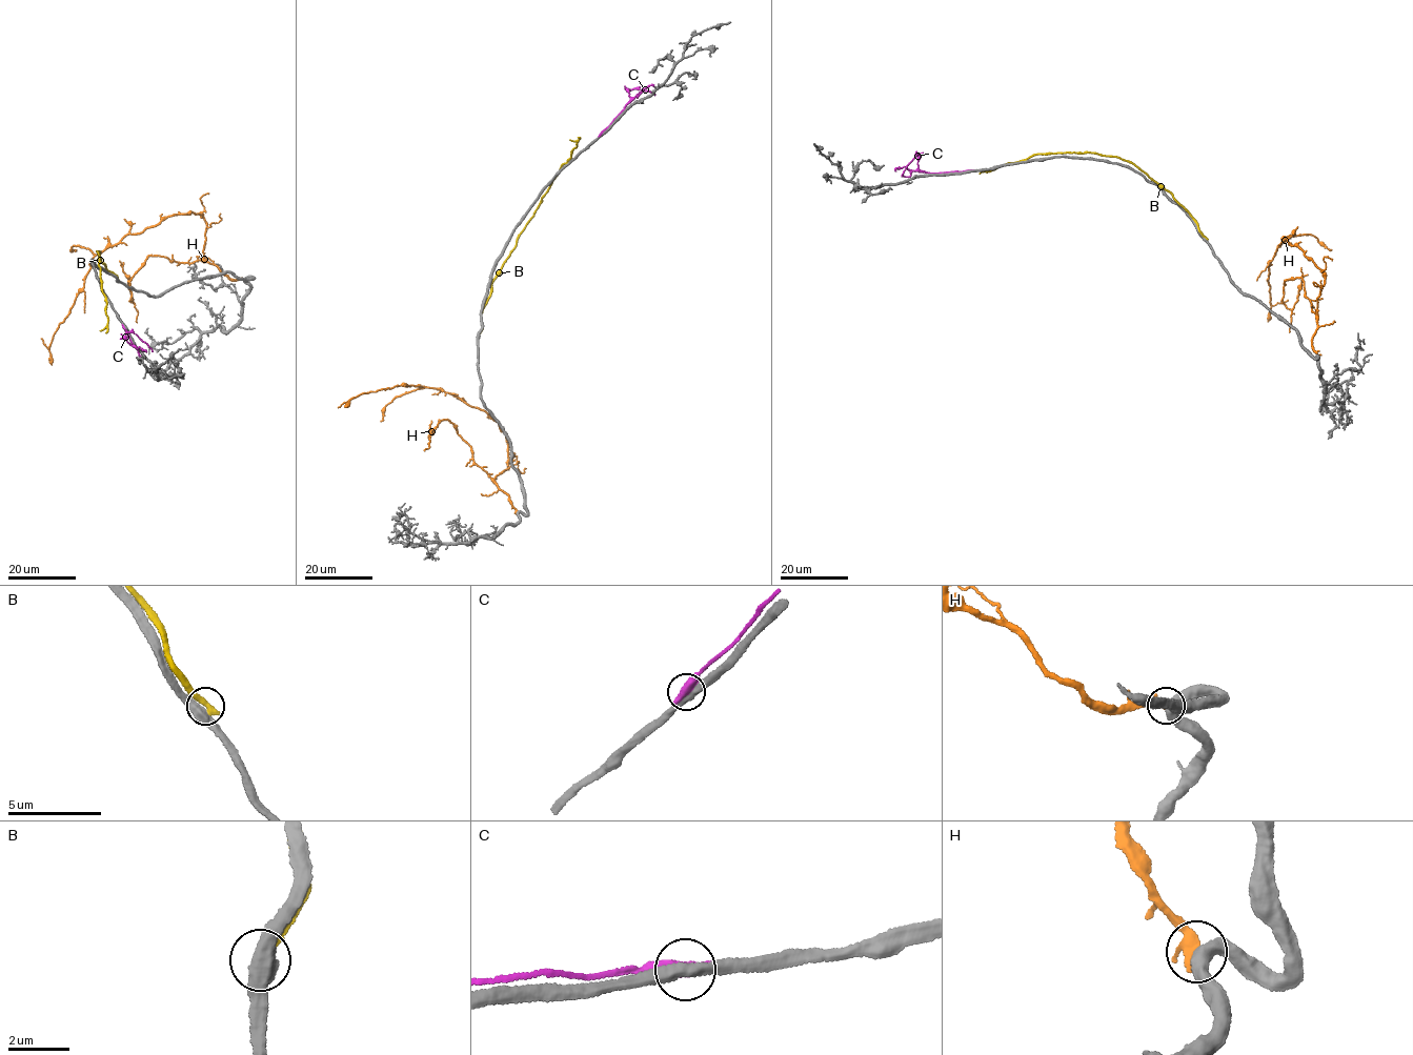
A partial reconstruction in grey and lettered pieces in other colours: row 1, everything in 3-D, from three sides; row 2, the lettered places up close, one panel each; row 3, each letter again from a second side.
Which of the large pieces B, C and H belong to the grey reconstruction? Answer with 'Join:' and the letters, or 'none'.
Join: none

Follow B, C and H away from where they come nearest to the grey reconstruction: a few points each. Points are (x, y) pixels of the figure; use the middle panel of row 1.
B: (478, 336), (483, 326), (481, 315), (493, 279), (542, 197), (570, 158), (578, 138)
C: (601, 135), (629, 100), (628, 90), (647, 90), (654, 95)
H: (517, 512), (493, 479), (508, 468), (505, 433), (484, 410), (440, 389), (399, 385), (364, 392), (338, 407)

